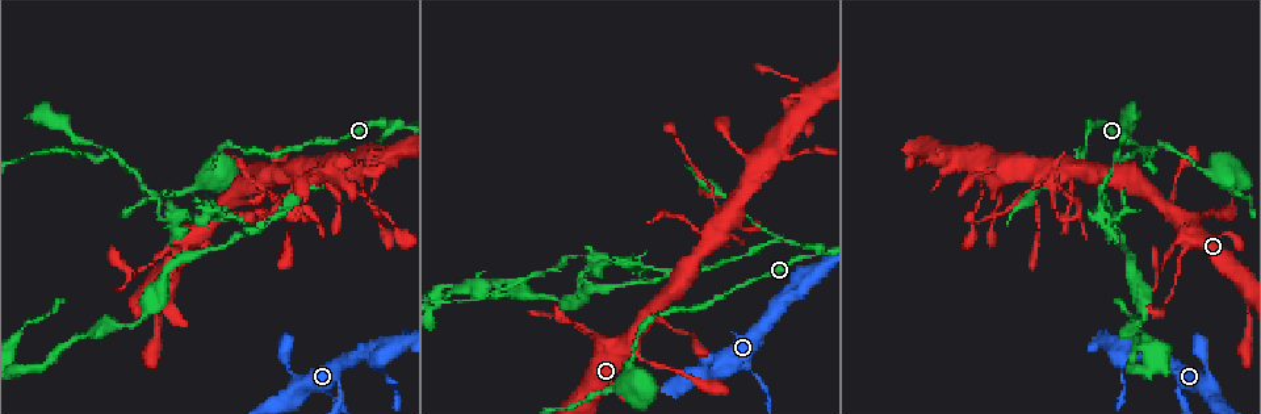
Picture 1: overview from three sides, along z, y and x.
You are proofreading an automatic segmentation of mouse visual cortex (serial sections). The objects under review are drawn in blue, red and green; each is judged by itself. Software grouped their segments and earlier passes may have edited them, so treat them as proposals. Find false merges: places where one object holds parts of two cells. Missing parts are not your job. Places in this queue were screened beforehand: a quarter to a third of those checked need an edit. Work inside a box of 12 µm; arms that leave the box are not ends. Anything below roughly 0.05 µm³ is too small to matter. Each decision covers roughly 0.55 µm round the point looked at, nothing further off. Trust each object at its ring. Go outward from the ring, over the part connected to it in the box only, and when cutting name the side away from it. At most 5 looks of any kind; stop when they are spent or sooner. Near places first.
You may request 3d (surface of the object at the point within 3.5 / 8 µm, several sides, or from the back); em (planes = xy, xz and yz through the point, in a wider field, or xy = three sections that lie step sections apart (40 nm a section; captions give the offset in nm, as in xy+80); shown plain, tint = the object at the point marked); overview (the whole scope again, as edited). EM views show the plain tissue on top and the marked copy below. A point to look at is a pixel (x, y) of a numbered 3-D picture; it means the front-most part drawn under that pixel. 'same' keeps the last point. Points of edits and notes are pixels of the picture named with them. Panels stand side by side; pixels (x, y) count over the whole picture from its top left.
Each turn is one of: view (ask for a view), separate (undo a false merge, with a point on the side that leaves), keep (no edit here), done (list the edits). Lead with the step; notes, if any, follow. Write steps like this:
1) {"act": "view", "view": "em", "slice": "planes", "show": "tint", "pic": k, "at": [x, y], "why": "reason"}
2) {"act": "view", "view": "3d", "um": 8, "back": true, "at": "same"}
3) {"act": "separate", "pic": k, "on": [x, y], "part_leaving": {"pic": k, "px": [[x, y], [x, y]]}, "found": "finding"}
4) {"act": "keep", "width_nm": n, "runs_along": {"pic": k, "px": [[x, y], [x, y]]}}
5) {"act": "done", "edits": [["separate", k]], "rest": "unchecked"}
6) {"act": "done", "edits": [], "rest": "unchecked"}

{"act": "view", "view": "3d", "um": 3.5, "pic": 1, "at": [208, 174]}

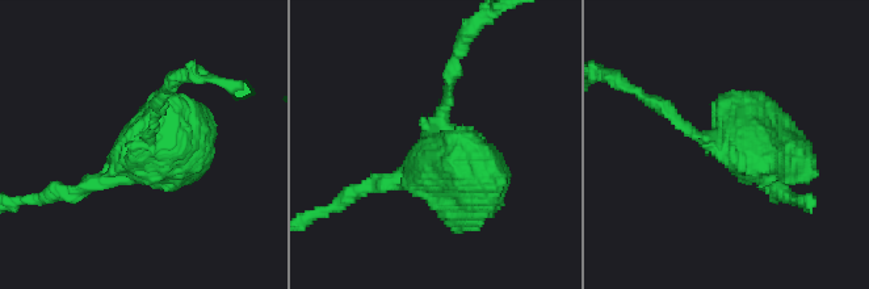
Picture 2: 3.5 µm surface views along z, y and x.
{"act": "view", "view": "em", "slice": "xy", "step": 3, "show": "tint", "pic": 2, "at": [720, 142]}

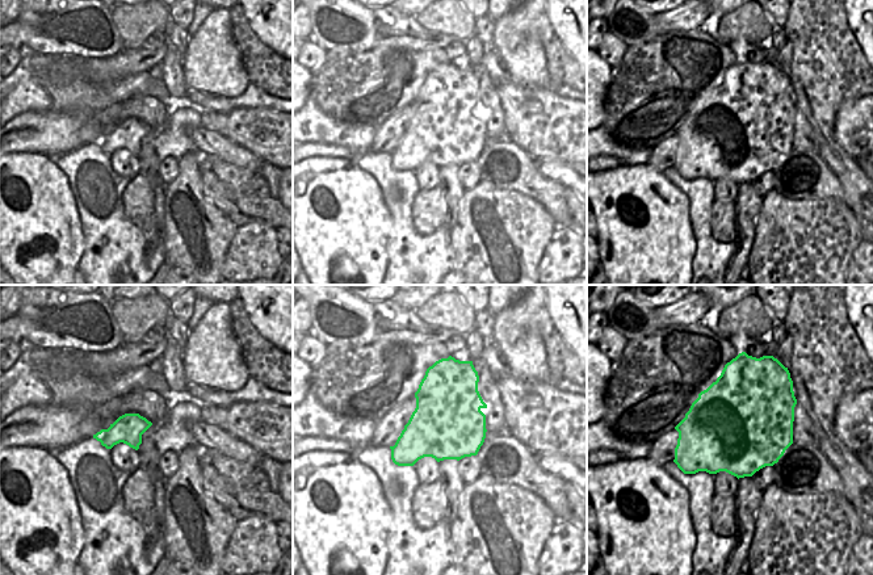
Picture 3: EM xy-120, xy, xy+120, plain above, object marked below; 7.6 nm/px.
{"act": "keep", "runs_along": {"pic": 2, "px": [[670, 113], [700, 137], [747, 141], [771, 189]]}, "found": "continuous, no second cell"}

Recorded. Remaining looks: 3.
{"act": "view", "view": "3d", "um": 3.5, "pic": 1, "at": [993, 181]}

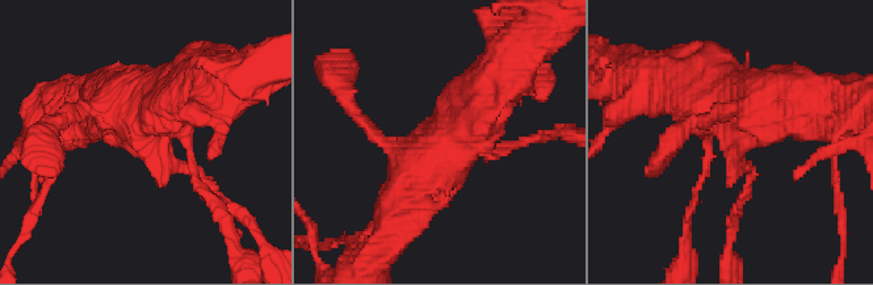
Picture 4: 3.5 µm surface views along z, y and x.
{"act": "view", "view": "em", "slice": "xy", "step": 1, "show": "tint", "pic": 4, "at": [737, 135], "why": "now the EM"}

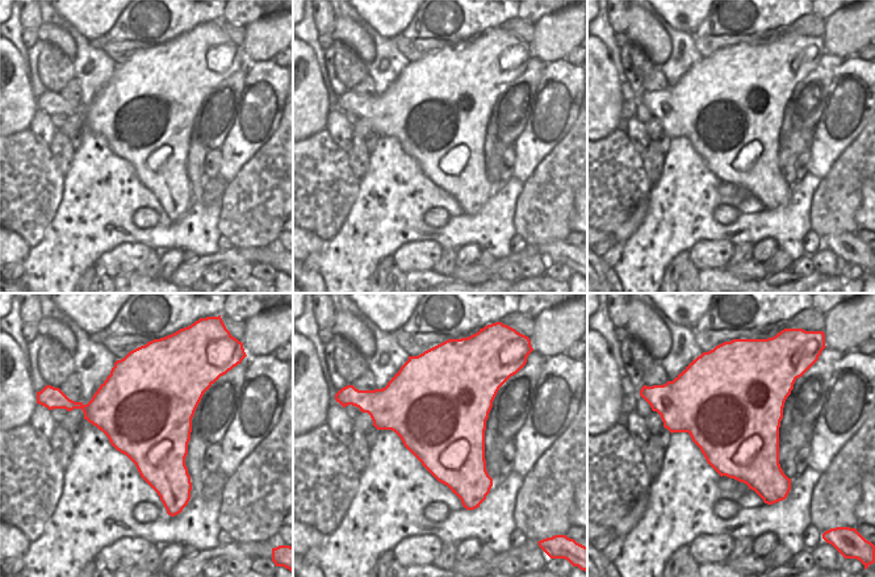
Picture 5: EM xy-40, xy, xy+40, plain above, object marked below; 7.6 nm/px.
{"act": "view", "view": "em", "slice": "planes", "show": "tint", "at": "same"}

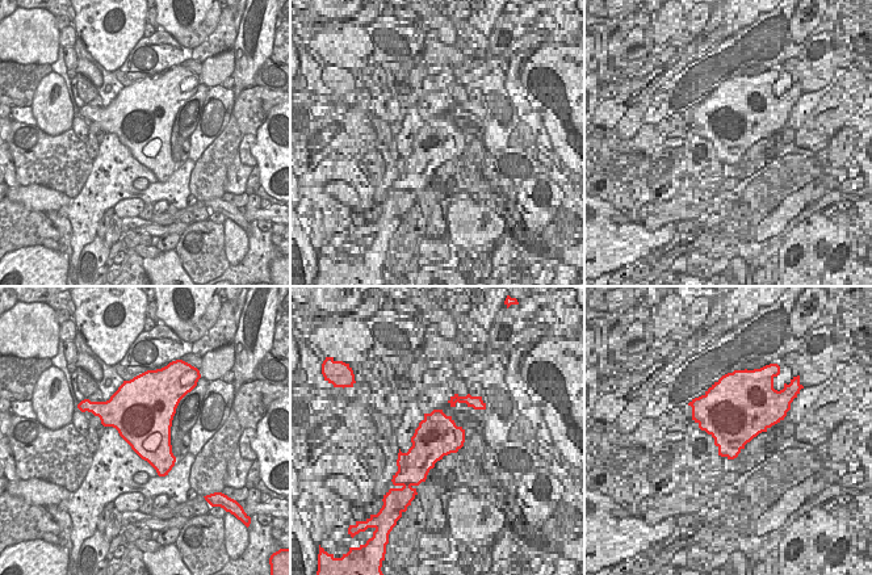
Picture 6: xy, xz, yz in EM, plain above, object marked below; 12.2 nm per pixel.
{"act": "keep", "runs_along": {"pic": 4, "px": [[394, 222], [419, 168], [487, 91]]}, "found": "one cell here"}

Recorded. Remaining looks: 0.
{"act": "done", "edits": [], "rest": "unchecked"}

